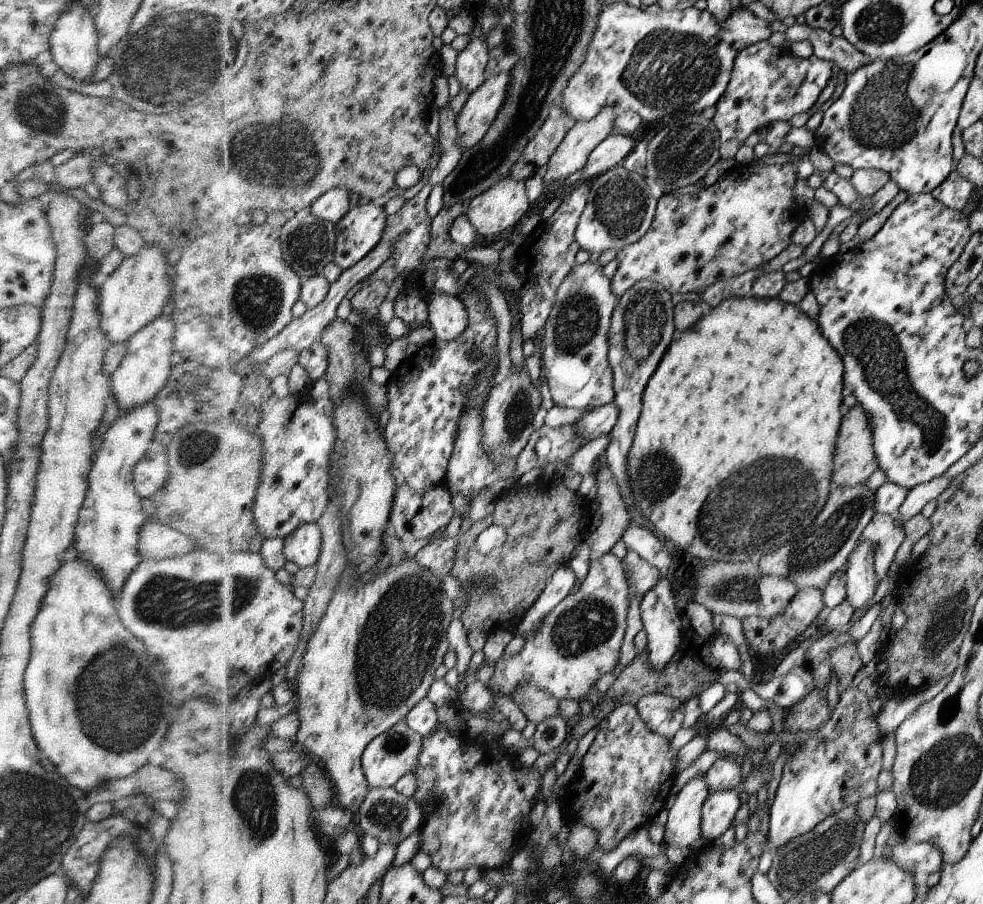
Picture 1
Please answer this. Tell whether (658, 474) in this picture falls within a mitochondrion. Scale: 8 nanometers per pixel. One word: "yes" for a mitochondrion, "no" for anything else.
yes

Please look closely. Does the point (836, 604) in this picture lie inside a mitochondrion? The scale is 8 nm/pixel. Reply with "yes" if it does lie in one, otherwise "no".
no

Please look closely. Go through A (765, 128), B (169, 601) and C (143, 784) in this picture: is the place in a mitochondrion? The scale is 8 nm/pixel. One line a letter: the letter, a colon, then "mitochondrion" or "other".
A: other
B: mitochondrion
C: other

